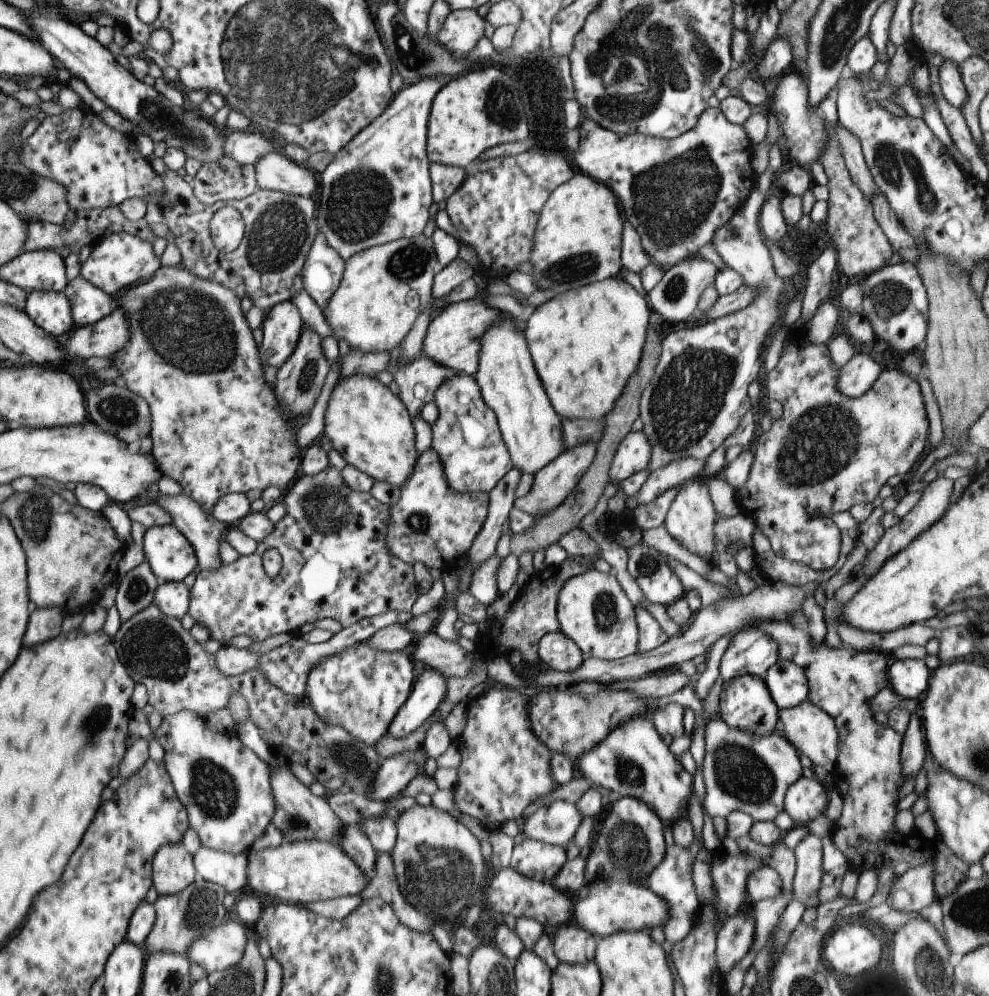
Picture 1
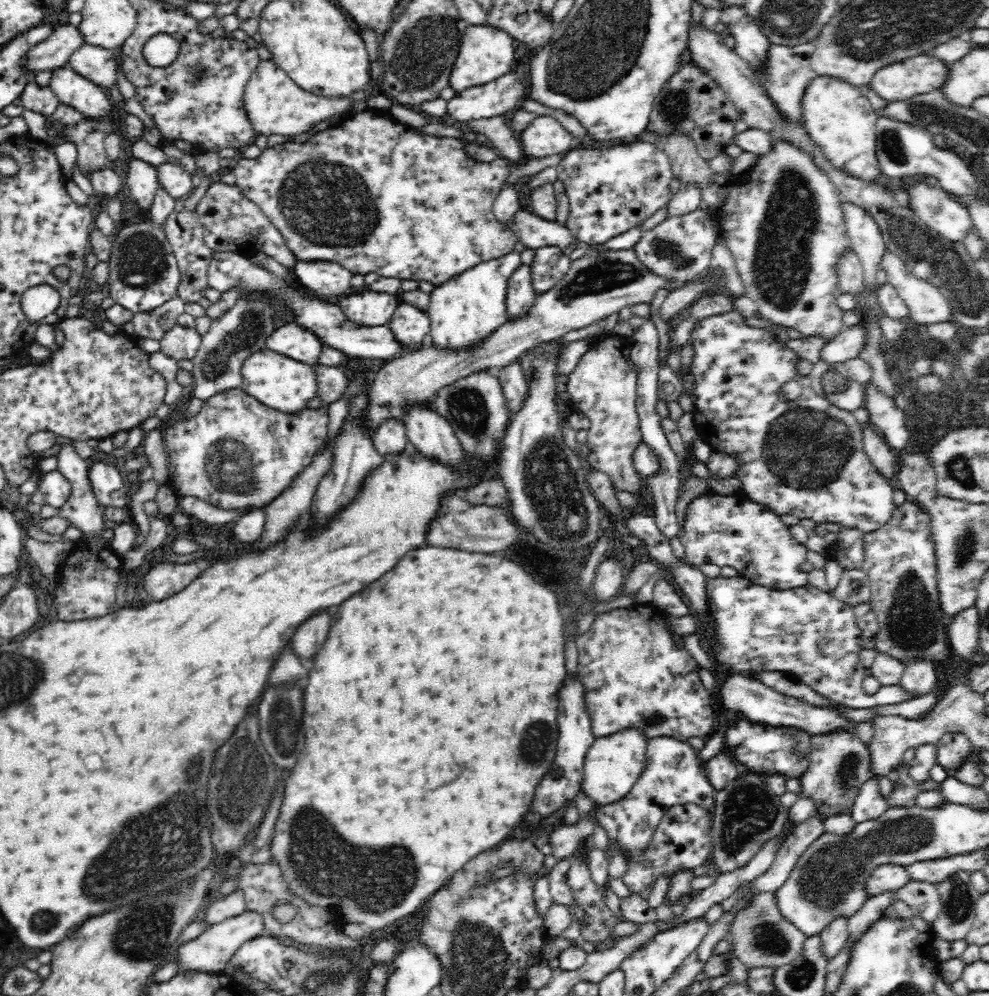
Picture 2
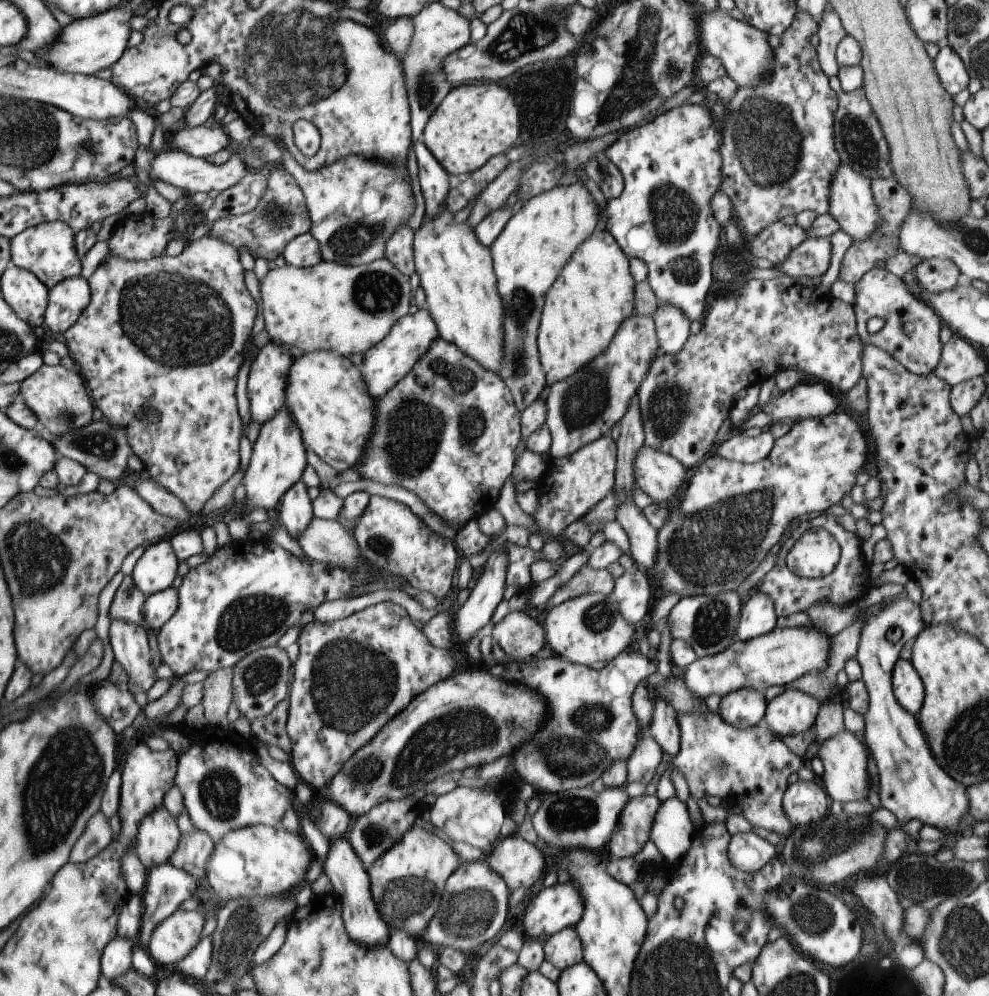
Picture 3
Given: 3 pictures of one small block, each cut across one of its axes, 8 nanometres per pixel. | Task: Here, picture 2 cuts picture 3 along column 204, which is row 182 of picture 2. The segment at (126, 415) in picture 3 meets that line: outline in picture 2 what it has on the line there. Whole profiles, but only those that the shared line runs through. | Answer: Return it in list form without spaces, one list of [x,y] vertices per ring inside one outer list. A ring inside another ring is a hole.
[[[368,108],[342,117],[334,122],[332,127],[314,134],[304,144],[287,141],[284,144],[266,147],[254,159],[236,158],[231,164],[231,169],[236,177],[236,186],[270,219],[270,222],[284,237],[286,246],[299,261],[338,262],[343,267],[346,266],[346,270],[350,270],[353,275],[376,272],[380,276],[400,278],[400,280],[426,280],[436,287],[440,286],[442,282],[448,282],[450,278],[478,266],[478,262],[494,260],[494,258],[514,252],[514,244],[518,242],[518,237],[514,236],[514,232],[504,223],[498,222],[493,212],[495,199],[502,188],[506,186],[506,177],[509,177],[510,170],[516,168],[517,165],[502,156],[492,162],[478,162],[465,153],[466,145],[468,144],[462,138],[427,136],[420,129],[410,128],[408,125],[398,122],[390,111],[377,112]]]

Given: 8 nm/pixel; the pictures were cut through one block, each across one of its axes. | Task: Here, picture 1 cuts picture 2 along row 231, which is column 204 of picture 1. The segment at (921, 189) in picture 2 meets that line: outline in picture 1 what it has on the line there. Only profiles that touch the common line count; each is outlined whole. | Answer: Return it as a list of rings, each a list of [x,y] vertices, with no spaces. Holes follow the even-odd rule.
[[[228,919],[196,938],[188,948],[189,960],[202,966],[207,973],[236,966],[244,956],[246,927],[241,922]]]

